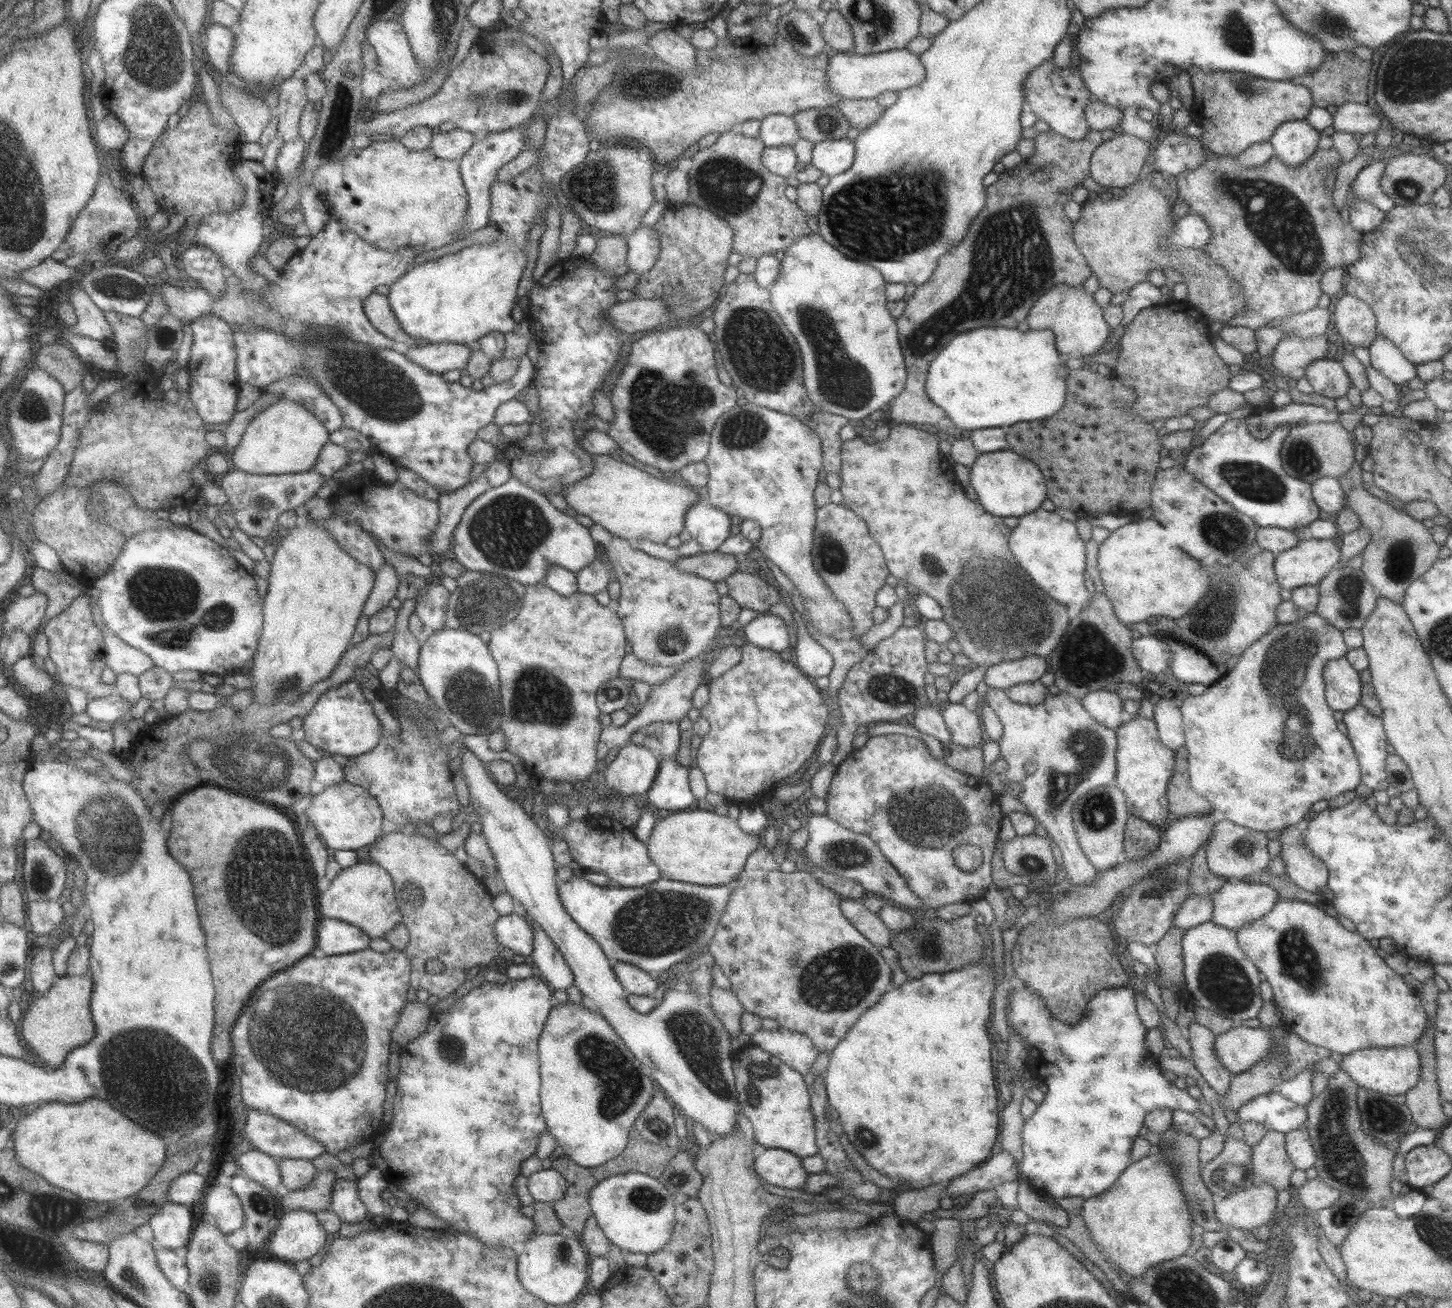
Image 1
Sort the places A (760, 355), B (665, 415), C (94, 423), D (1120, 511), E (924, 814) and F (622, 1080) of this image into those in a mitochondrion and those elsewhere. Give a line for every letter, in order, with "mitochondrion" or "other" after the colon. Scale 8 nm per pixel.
A: mitochondrion
B: mitochondrion
C: other
D: other
E: mitochondrion
F: mitochondrion

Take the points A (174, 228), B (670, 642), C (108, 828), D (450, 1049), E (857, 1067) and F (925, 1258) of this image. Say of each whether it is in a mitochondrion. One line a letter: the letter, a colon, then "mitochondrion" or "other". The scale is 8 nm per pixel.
A: other
B: mitochondrion
C: mitochondrion
D: mitochondrion
E: other
F: other

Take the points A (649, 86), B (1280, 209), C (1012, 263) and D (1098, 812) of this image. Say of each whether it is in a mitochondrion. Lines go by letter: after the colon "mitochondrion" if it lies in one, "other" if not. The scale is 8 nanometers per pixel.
A: mitochondrion
B: mitochondrion
C: mitochondrion
D: mitochondrion

